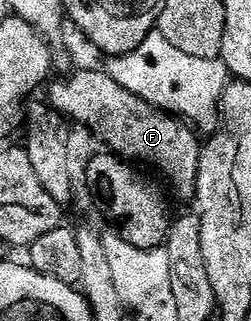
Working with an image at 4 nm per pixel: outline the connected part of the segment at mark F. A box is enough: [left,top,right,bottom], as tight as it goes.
[49,69,201,199]

